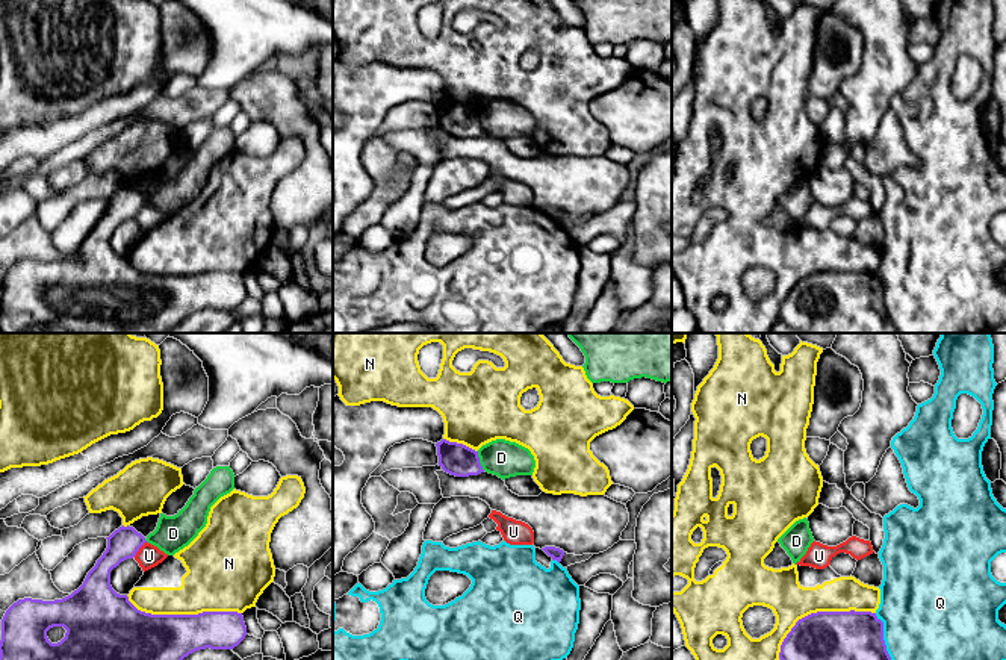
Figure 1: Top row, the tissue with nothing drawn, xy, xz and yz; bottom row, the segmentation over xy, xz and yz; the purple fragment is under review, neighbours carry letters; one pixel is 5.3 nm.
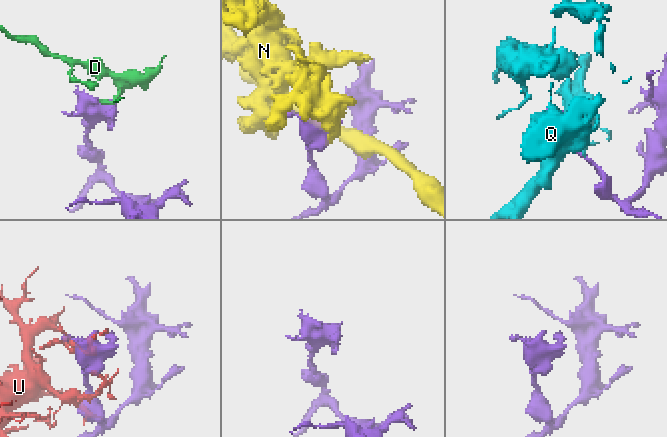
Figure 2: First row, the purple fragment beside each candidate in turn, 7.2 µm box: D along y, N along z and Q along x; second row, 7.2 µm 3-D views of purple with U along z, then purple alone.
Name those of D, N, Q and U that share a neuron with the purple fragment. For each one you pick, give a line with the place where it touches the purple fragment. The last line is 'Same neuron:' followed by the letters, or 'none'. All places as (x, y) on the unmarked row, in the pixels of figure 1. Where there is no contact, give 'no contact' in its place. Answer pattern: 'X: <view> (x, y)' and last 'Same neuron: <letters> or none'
Same neuron: none

